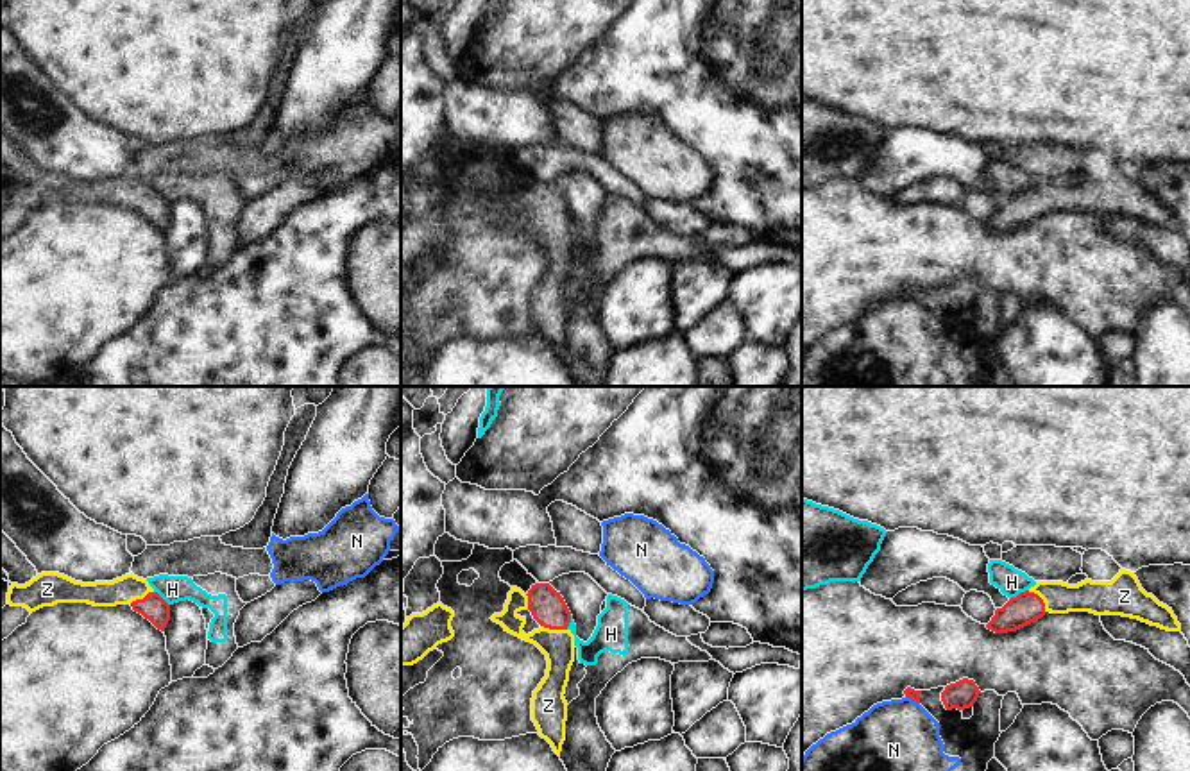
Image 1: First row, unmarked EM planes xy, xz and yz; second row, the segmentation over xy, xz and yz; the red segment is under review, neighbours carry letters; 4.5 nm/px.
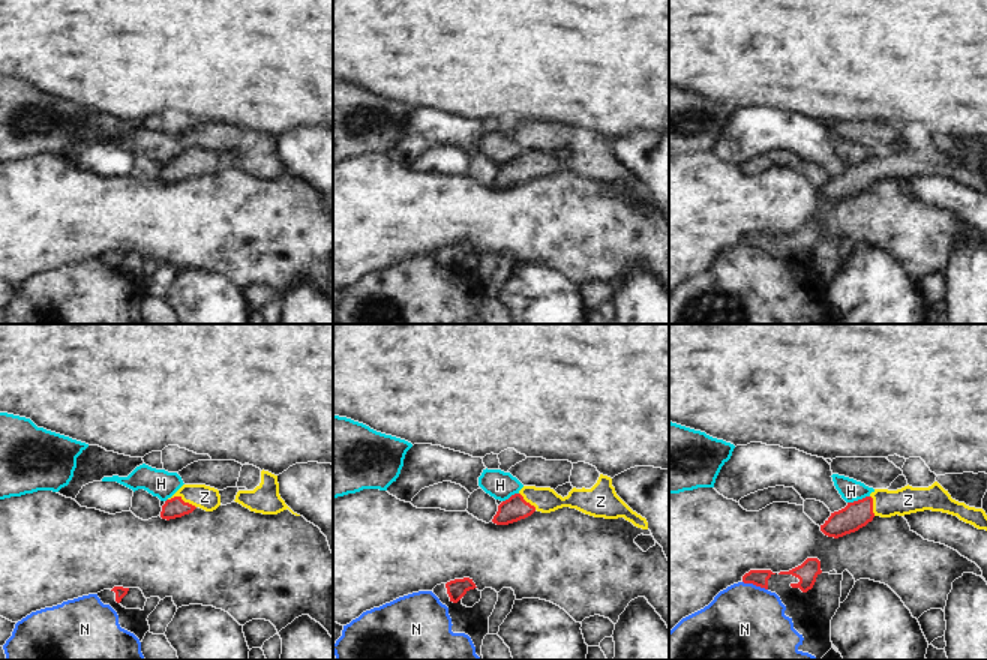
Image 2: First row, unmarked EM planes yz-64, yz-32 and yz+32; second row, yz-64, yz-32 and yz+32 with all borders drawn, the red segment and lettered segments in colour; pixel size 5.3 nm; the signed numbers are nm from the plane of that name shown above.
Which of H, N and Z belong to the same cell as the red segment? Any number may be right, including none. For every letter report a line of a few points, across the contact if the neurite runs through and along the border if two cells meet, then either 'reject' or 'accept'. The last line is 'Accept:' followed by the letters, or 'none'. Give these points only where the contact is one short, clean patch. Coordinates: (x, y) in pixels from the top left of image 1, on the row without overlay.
H: yz (1028, 188), (1010, 199) | reject
N: reject
Z: xz (546, 204), (553, 215), (553, 228), (557, 244) | accept
Accept: Z

